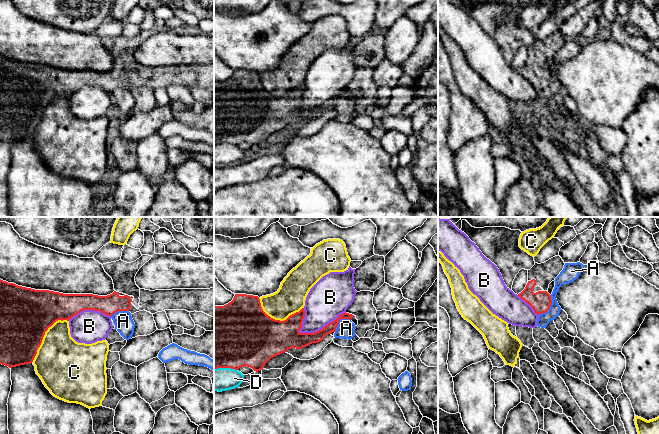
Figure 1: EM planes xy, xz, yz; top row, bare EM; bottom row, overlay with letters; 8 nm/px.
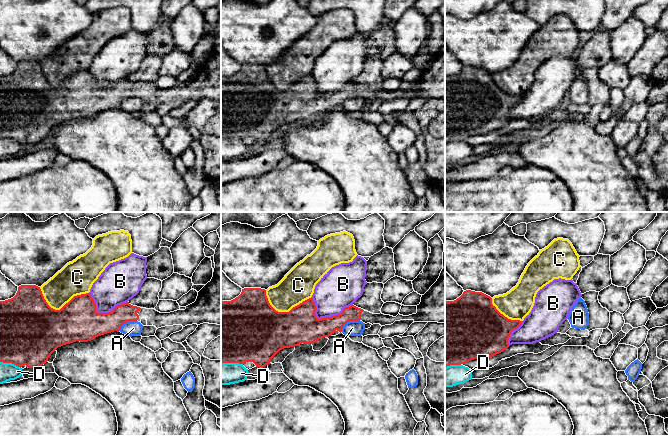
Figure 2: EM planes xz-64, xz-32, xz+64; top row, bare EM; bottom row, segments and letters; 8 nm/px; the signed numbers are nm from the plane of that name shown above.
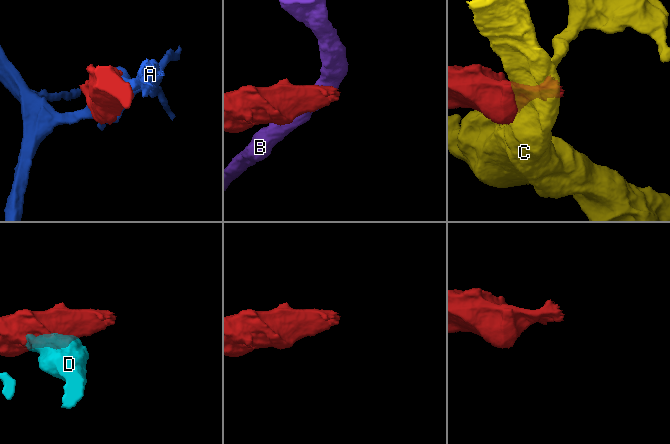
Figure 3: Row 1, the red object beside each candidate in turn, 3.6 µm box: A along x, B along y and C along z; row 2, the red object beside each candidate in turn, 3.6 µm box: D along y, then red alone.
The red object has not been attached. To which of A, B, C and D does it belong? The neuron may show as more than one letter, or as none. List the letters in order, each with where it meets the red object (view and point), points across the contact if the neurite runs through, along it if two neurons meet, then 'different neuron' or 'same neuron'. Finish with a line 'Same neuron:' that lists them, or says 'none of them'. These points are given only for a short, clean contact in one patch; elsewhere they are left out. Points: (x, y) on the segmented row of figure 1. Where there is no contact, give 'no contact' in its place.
A: meets red in yz at (549, 307); different neuron
B: meets red in xz at (321, 329); different neuron
C: meets red in xy at (44, 334); different neuron
D: meets red in xz at (226, 367); different neuron
Same neuron: none of them

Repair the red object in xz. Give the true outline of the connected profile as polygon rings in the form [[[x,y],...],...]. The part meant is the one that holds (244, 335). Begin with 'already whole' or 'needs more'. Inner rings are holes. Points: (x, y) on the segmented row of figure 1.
needs more; [[[235,294],[233,300],[224,306],[214,306],[214,369],[250,367],[258,372],[273,357],[288,349],[301,349],[312,343],[318,343],[327,334],[335,332],[341,319],[351,320],[358,325],[356,316],[343,313],[323,329],[314,333],[300,333],[305,317],[304,308],[290,315],[286,320],[275,320],[262,309],[258,296]]]

